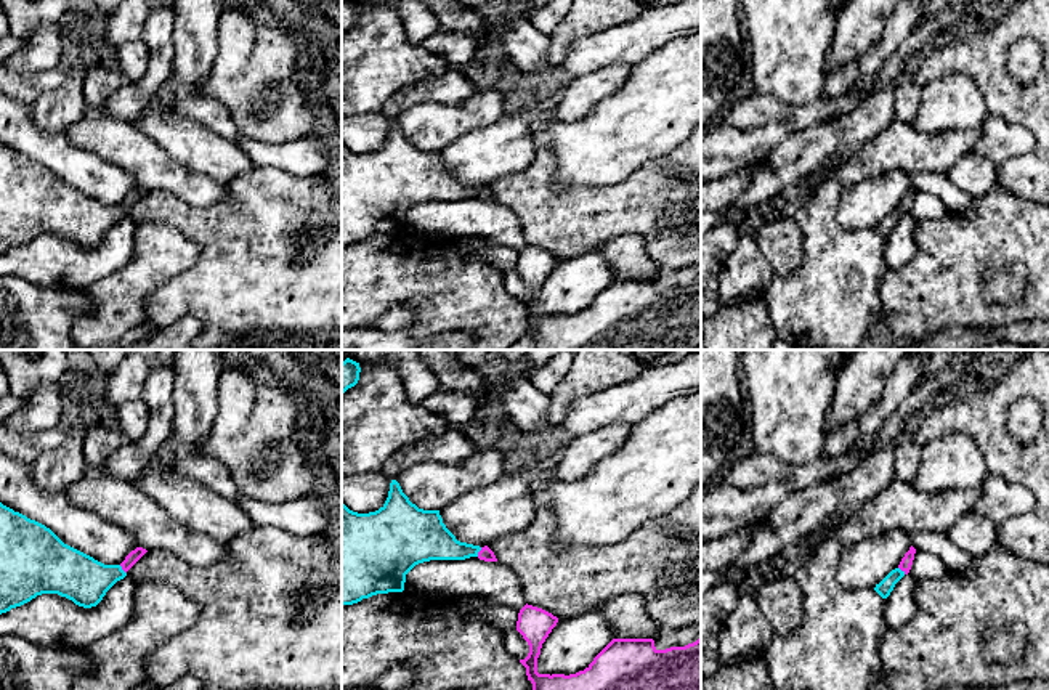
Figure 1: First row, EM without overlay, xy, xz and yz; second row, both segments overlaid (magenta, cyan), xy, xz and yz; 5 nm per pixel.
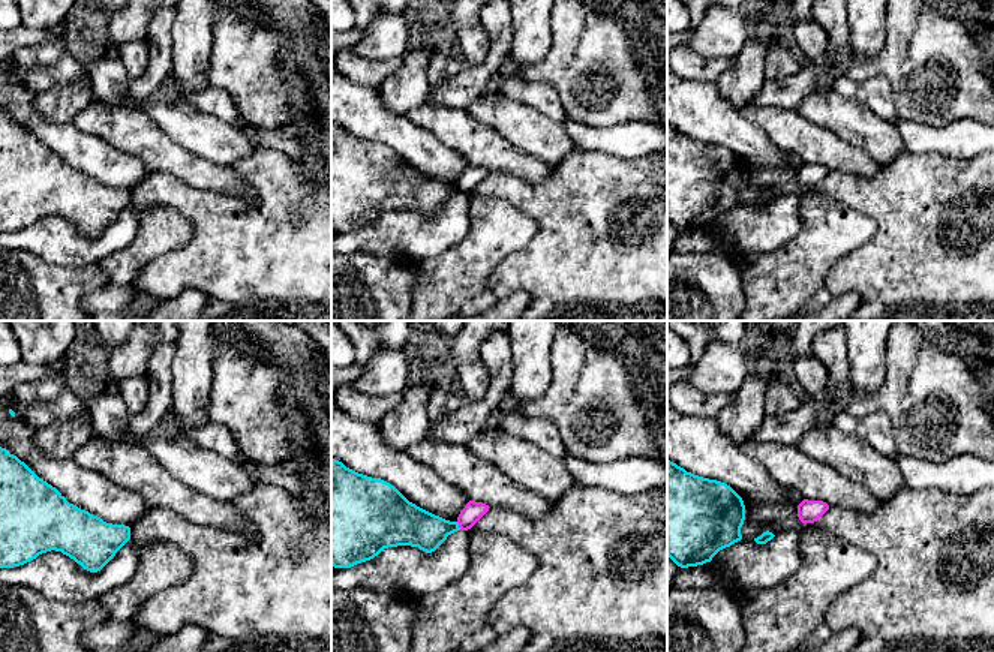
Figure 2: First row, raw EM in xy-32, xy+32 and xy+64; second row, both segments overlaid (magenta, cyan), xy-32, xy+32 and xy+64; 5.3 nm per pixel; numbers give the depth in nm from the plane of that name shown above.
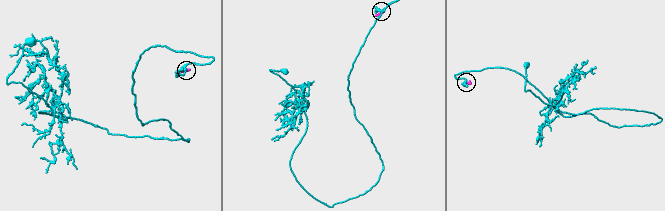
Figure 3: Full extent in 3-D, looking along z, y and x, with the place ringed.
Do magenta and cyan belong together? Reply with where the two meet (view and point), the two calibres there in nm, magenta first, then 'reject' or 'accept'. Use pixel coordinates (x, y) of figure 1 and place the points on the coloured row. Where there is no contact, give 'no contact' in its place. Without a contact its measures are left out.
xz (478, 552) | 70/200 nm | reject

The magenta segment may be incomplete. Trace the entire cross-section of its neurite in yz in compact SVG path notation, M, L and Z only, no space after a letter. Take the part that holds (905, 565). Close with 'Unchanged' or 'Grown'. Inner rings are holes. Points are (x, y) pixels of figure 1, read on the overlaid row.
M975 510L964 513L946 533L911 534L911 547L898 568L905 576L885 599L887 627L901 627L916 613L914 587L919 579L961 574L975 557L988 554L999 542L998 528Z. Grown

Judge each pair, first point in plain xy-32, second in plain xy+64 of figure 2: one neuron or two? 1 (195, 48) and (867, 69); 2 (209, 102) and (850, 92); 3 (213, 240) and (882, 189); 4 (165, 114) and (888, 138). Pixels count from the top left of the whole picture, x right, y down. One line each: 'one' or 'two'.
1: two
2: one
3: one
4: one

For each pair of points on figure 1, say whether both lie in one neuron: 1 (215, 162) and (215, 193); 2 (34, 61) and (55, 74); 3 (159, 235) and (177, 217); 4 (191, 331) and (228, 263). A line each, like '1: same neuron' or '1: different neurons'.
1: different neurons
2: different neurons
3: different neurons
4: different neurons

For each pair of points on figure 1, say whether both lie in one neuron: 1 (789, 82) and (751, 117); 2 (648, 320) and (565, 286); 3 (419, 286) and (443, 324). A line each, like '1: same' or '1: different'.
1: different
2: same
3: same

